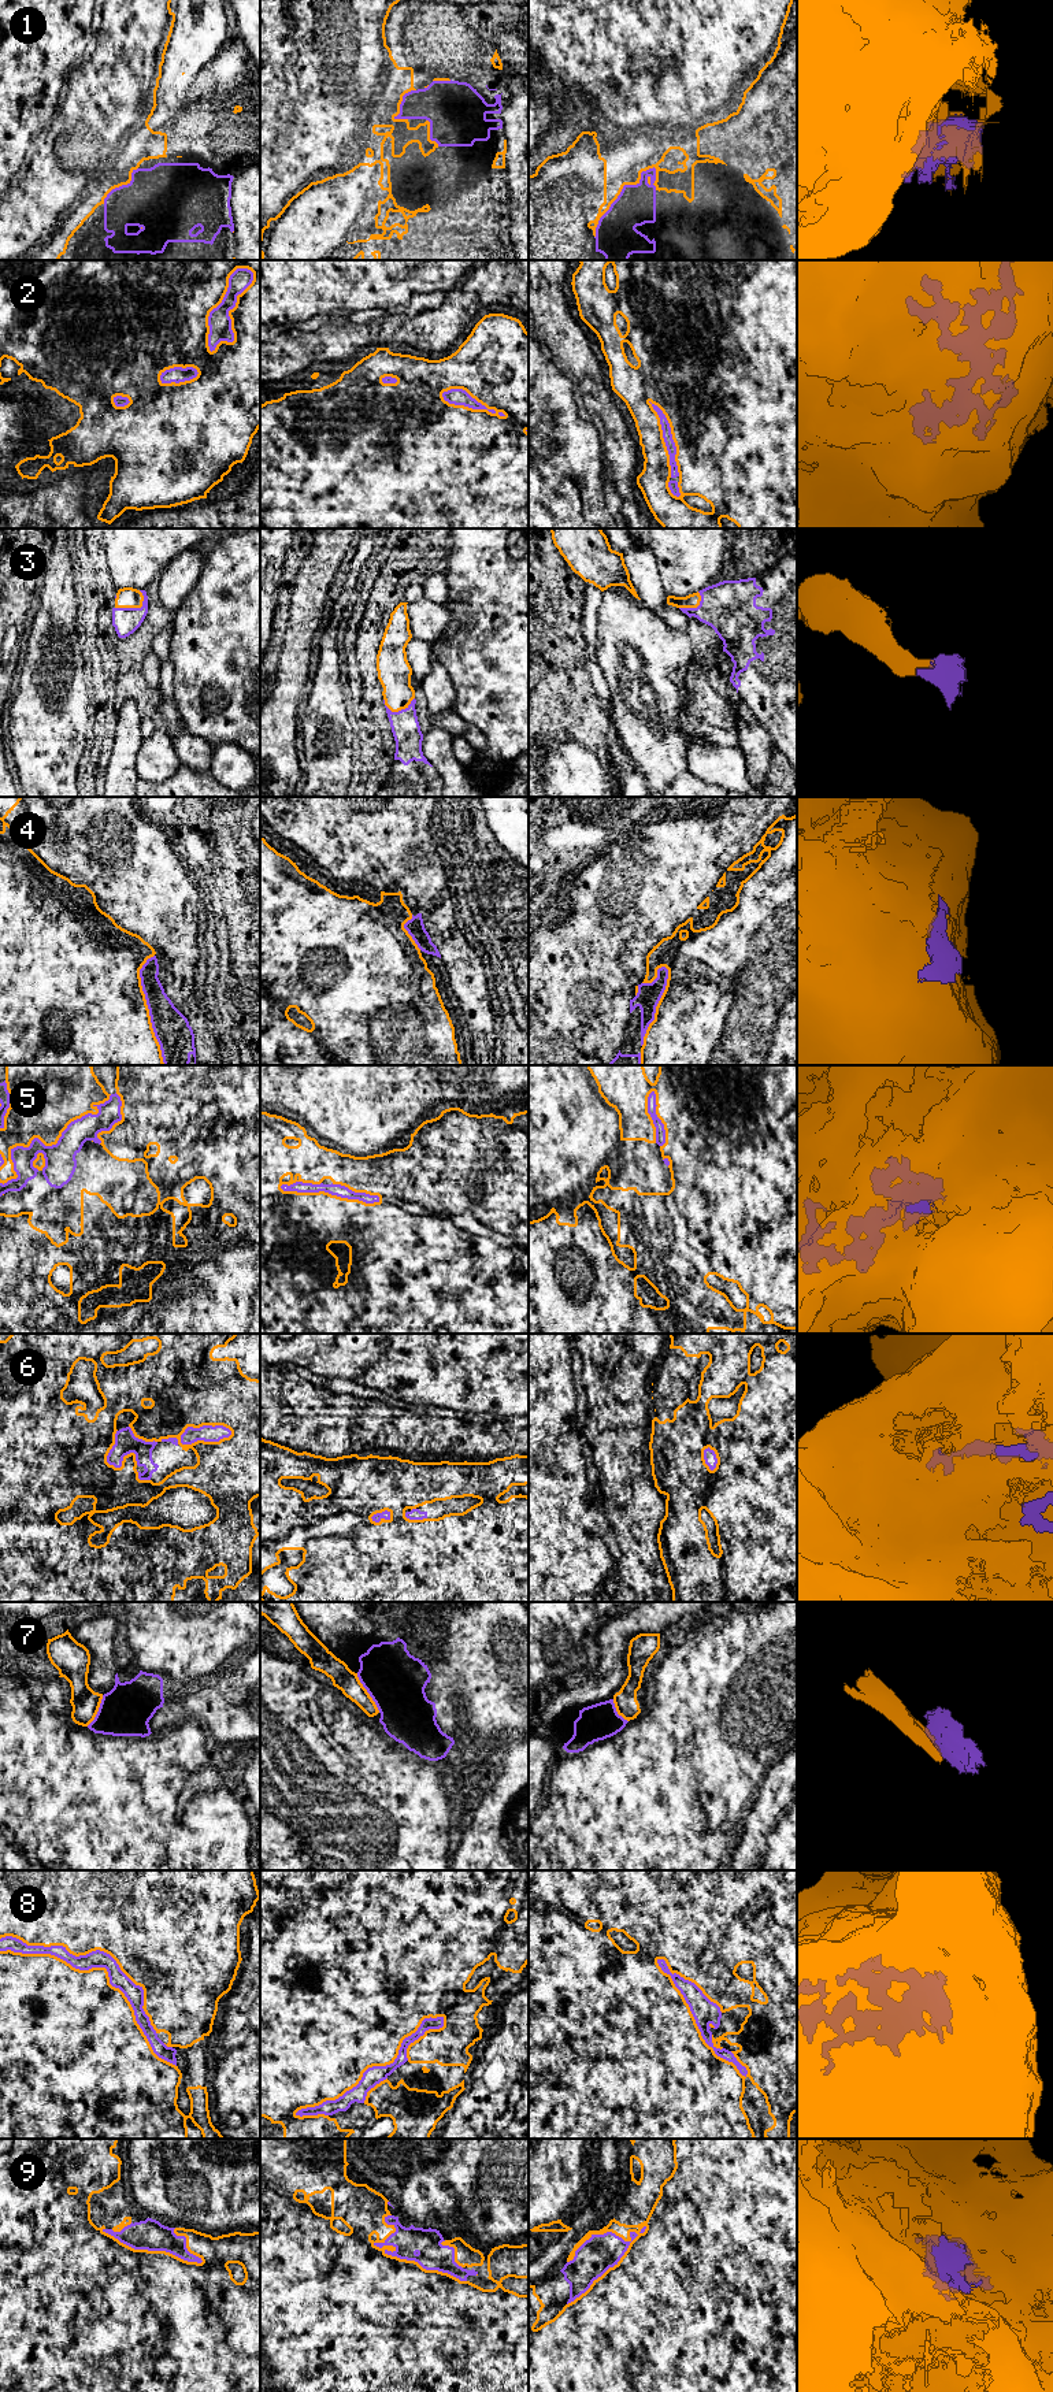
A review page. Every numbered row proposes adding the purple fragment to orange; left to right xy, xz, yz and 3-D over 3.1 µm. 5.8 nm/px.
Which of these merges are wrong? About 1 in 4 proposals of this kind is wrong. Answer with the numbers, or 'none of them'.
1, 7

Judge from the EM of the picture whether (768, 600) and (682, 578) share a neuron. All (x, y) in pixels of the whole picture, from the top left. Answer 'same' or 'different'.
different

